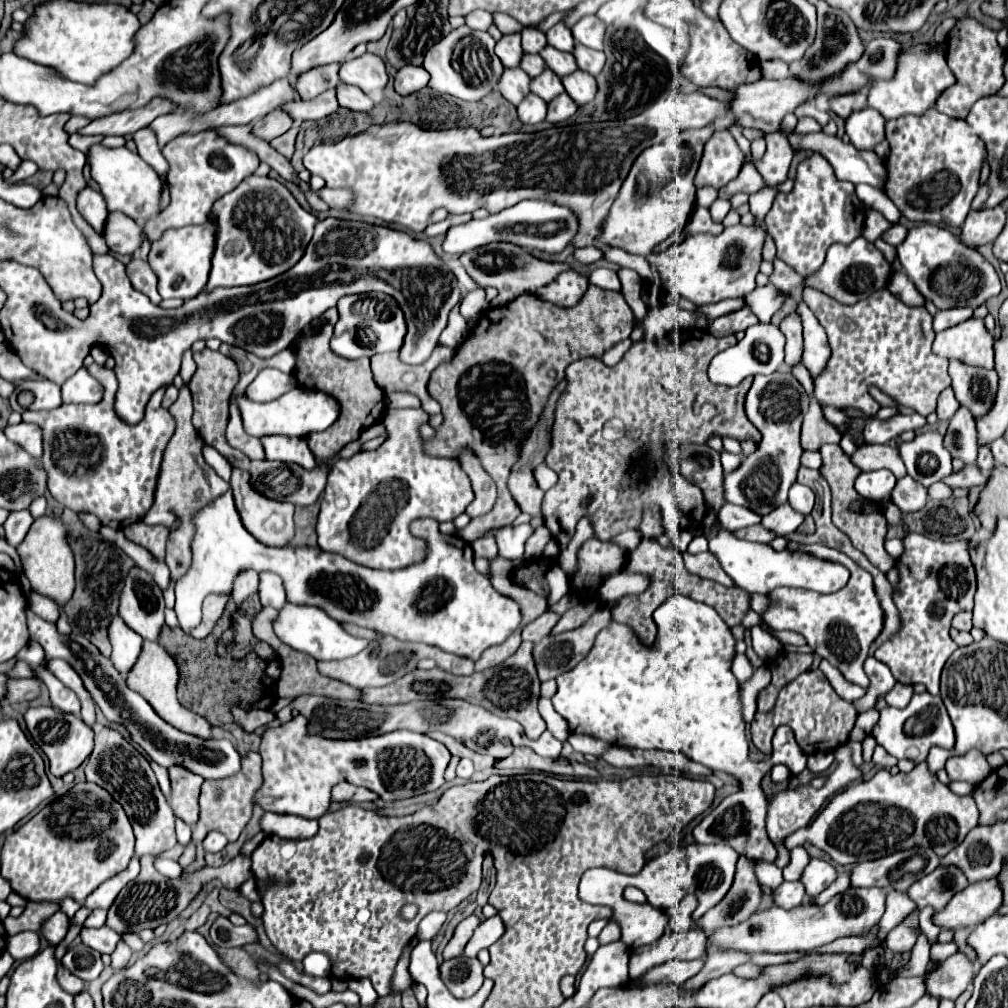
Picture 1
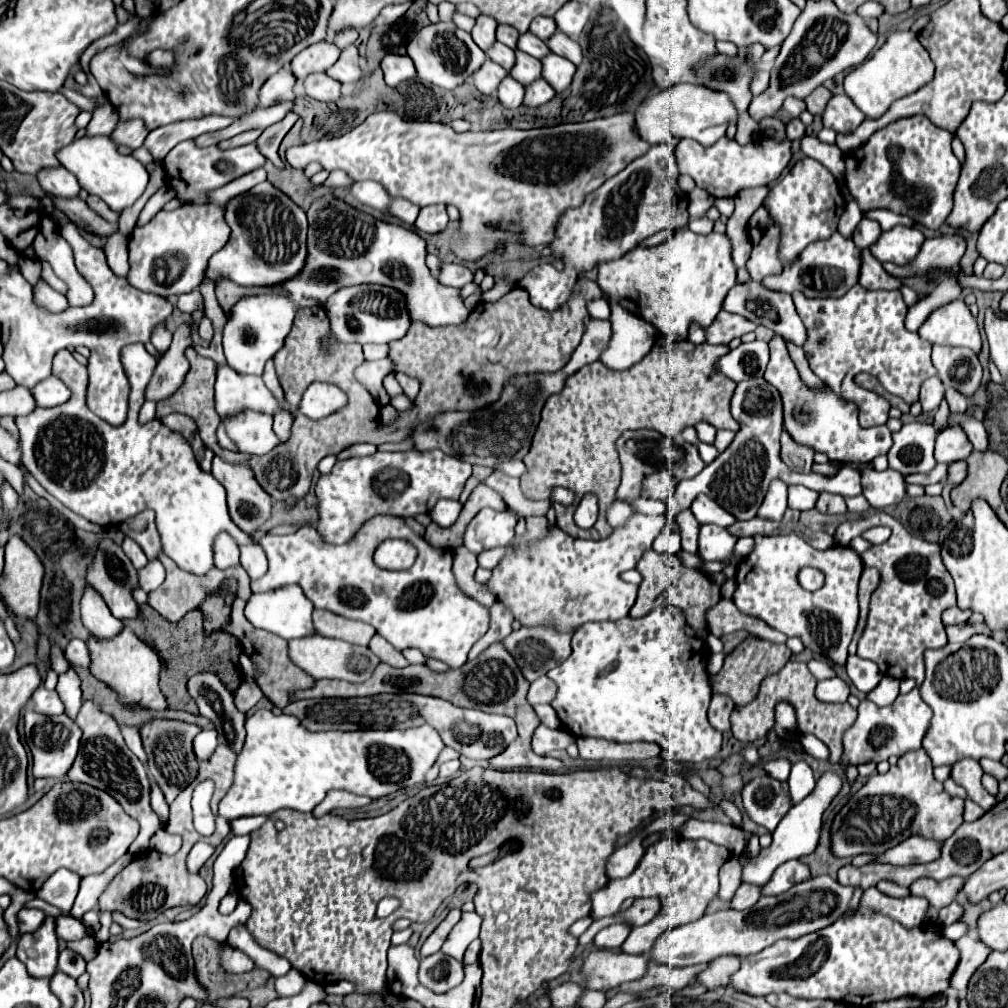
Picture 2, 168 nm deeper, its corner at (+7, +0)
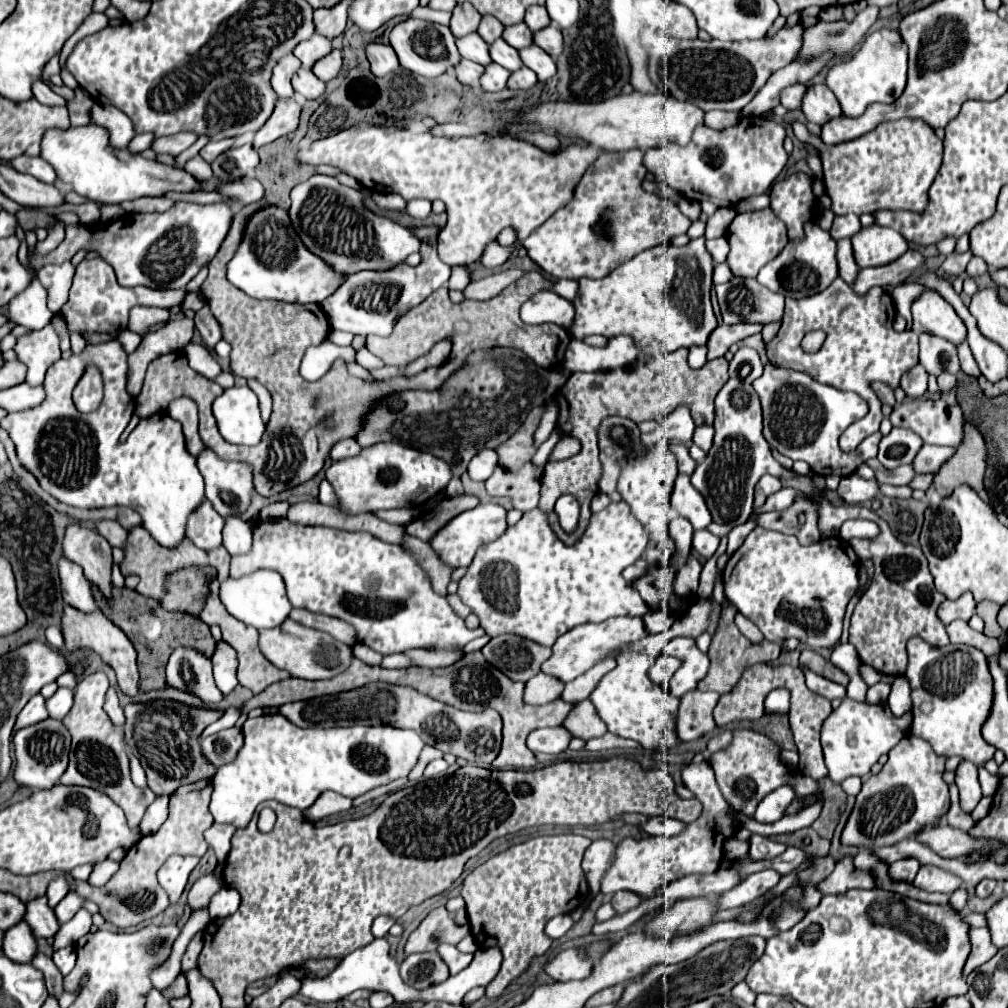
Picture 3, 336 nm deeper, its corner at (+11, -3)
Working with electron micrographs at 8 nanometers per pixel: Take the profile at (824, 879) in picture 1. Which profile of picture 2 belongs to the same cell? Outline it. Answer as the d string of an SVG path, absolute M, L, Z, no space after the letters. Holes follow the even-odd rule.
M793 859L793 861L779 865L777 871L767 881L767 885L761 885L761 891L763 891L763 895L779 895L779 893L787 891L791 885L805 881L809 875L811 875L809 867L803 865L801 861Z

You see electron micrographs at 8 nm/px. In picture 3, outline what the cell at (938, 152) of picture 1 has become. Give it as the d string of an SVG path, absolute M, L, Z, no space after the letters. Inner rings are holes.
M903 118L899 122L885 122L857 140L843 142L833 148L823 146L823 142L811 136L807 126L801 122L791 122L791 128L797 140L819 148L823 182L833 200L835 214L853 212L863 216L877 210L907 210L921 214L927 208L929 188L943 162L943 142L923 120Z

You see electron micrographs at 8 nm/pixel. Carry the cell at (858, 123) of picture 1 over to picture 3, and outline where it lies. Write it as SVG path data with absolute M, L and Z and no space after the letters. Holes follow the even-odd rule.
M815 84L807 88L801 110L809 122L819 126L827 124L833 118L843 116L839 100L835 98L835 94L831 94L831 90L825 84Z

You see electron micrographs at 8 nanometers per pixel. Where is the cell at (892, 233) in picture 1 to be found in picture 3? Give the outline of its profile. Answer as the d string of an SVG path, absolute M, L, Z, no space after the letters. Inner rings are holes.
M845 214L845 216L837 216L837 218L835 218L833 228L831 228L831 236L833 236L835 240L851 238L851 236L855 236L859 230L861 230L859 216L855 216L855 214Z

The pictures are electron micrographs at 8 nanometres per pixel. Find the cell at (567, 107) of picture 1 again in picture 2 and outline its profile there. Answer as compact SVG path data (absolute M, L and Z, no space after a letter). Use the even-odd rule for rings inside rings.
M535 79L535 83L529 83L529 85L525 87L523 103L525 103L527 107L539 107L539 105L547 103L547 101L553 99L553 97L555 97L553 87L551 87L547 81L543 81L543 79Z

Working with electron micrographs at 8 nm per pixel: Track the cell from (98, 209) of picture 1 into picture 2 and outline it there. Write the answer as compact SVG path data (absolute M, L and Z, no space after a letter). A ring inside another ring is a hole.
M51 167L51 171L41 171L37 175L37 181L47 193L53 193L57 197L77 197L81 189L75 175L71 175L65 167Z

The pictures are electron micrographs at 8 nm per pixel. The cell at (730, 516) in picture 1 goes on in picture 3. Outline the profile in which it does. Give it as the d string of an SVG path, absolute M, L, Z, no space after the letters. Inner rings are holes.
M679 474L675 480L671 504L673 504L673 510L677 510L683 518L687 518L695 530L707 528L713 522L703 496L691 486L689 476L685 474Z

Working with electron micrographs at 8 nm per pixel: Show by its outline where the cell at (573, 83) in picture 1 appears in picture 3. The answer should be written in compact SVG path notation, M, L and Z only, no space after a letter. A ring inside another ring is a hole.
M535 44L529 46L529 50L521 50L519 56L521 56L523 64L527 68L531 68L541 82L545 82L557 74L557 62L551 56L547 56L545 50L539 50L539 46L535 46Z

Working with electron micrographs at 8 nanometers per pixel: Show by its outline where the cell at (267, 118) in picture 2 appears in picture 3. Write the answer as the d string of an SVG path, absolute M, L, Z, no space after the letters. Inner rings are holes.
M179 132L175 136L165 136L165 138L157 138L153 150L159 152L167 152L171 156L181 154L183 150L187 150L189 146L193 146L197 142L197 134L195 132Z

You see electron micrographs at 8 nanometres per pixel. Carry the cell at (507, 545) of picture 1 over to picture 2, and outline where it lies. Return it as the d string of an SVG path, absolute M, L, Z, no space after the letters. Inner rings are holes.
M483 509L467 525L467 531L463 533L463 547L479 555L481 551L509 545L515 537L515 523L517 517L511 511Z

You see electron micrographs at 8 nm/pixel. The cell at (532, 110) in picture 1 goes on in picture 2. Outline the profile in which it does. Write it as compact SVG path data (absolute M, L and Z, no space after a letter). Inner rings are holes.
M507 75L503 79L503 83L499 83L499 91L497 91L497 97L499 101L509 107L509 109L515 109L519 105L523 105L523 85L521 83L515 83L515 79L511 75Z

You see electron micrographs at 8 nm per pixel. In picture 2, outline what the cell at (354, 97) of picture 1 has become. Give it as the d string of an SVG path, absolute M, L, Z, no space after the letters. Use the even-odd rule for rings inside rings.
M325 73L309 75L303 81L303 89L305 89L305 93L309 97L313 97L317 101L325 101L325 103L337 101L341 97L341 85L335 79L331 79L329 75L325 75Z

